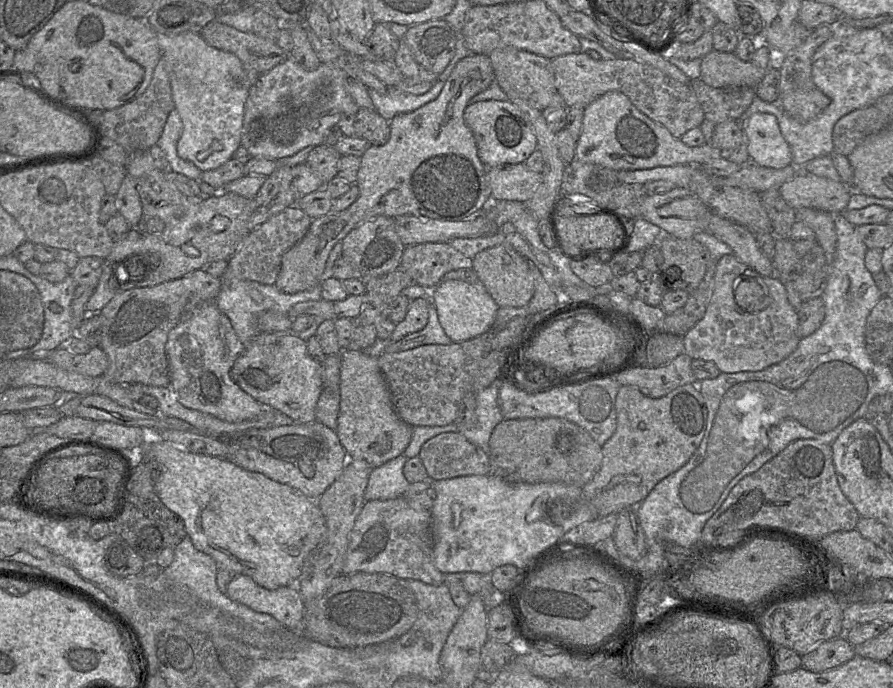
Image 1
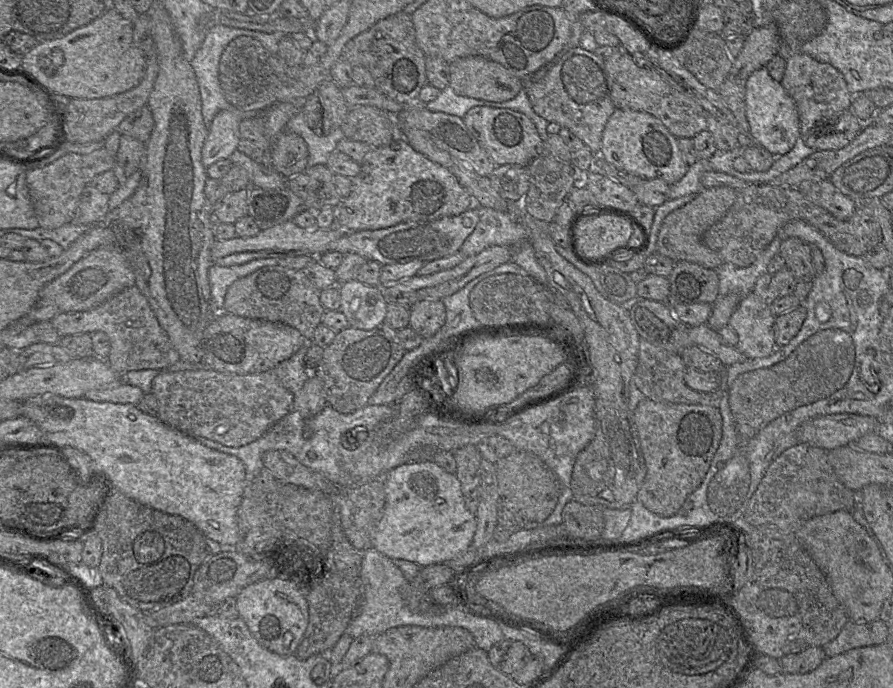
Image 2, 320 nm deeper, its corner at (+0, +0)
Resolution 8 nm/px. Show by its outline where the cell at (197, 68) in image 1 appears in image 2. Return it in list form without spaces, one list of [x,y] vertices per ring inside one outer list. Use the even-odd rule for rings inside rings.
[[[226,110],[216,114],[202,148],[202,164],[205,168],[219,160],[230,158],[237,149],[241,120],[243,119]]]

